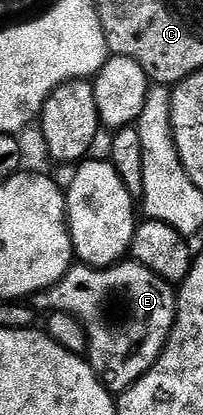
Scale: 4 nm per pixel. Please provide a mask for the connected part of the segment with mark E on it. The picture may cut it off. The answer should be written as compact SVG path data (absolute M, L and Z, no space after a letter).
M132 259L122 260L107 269L74 264L63 279L59 279L50 289L36 294L31 305L37 311L46 308L45 310L55 313L70 313L81 321L89 340L87 360L106 389L114 395L120 395L132 387L161 358L177 318L177 294L174 286L155 275L147 266L138 265Z

